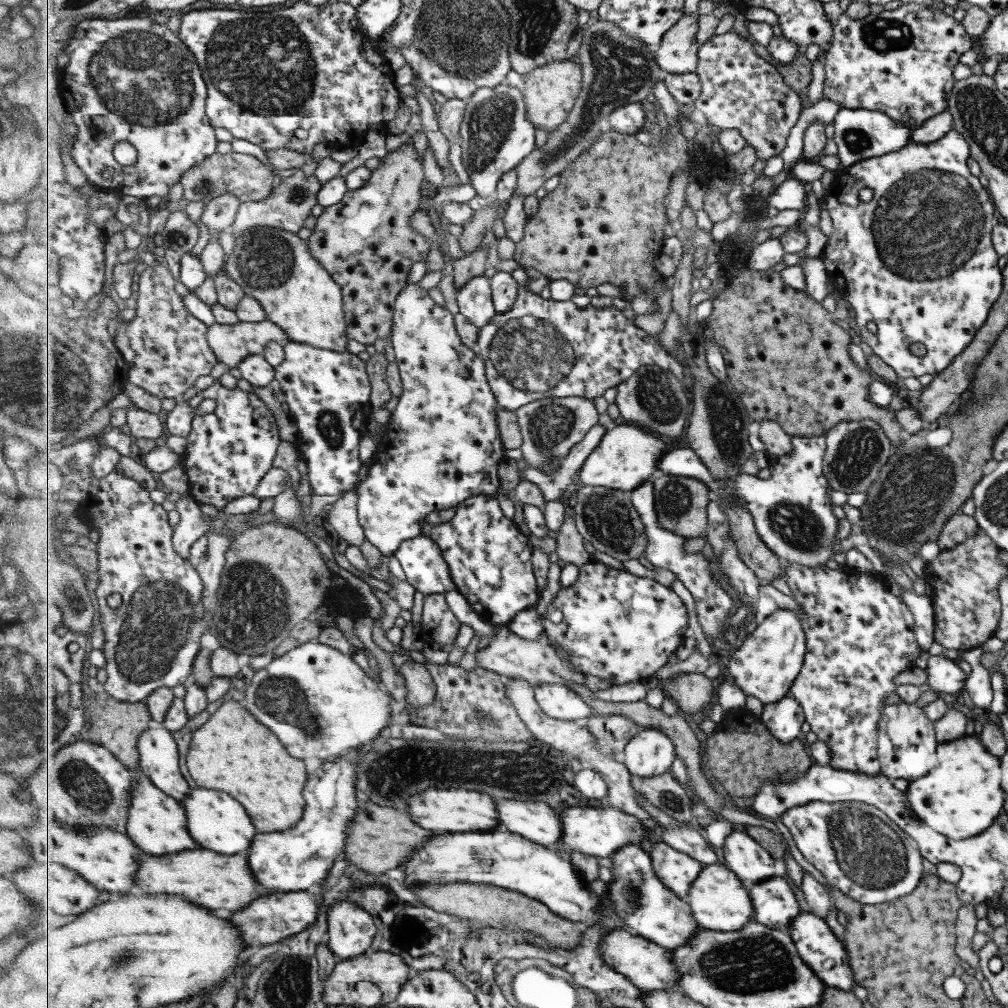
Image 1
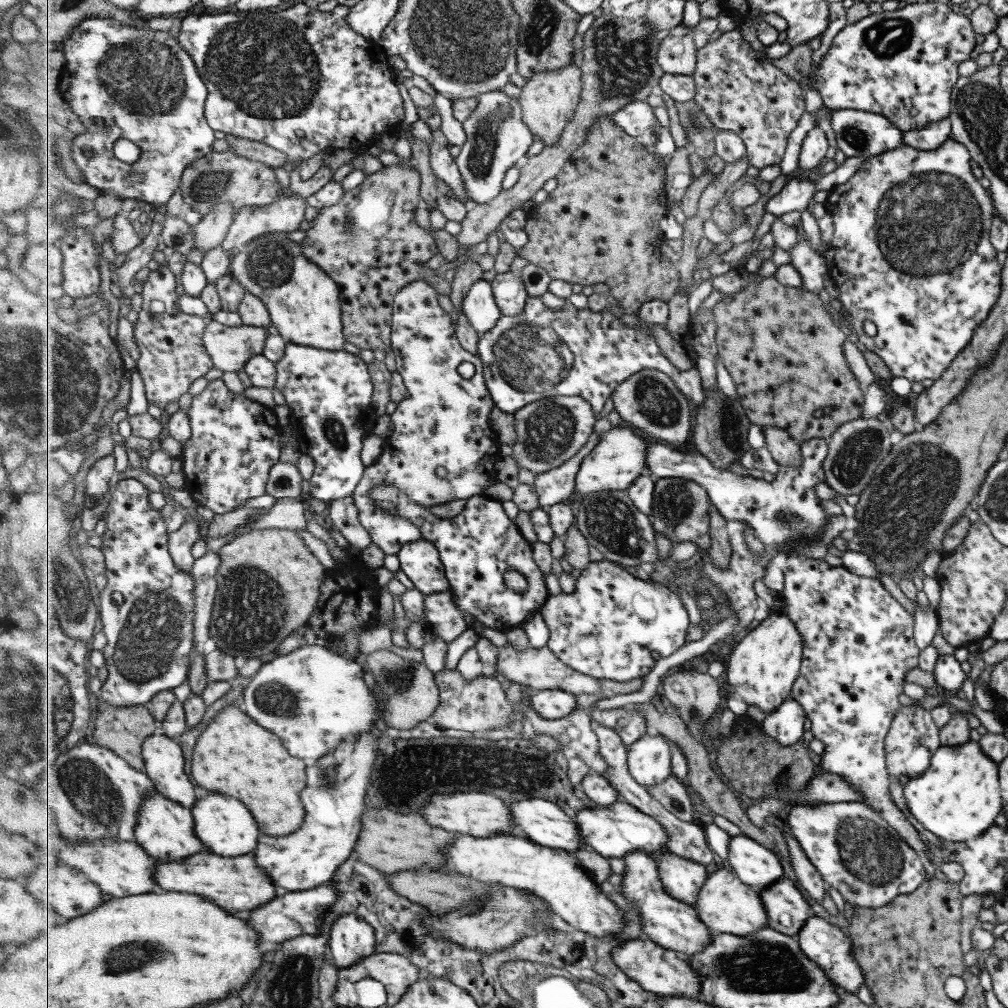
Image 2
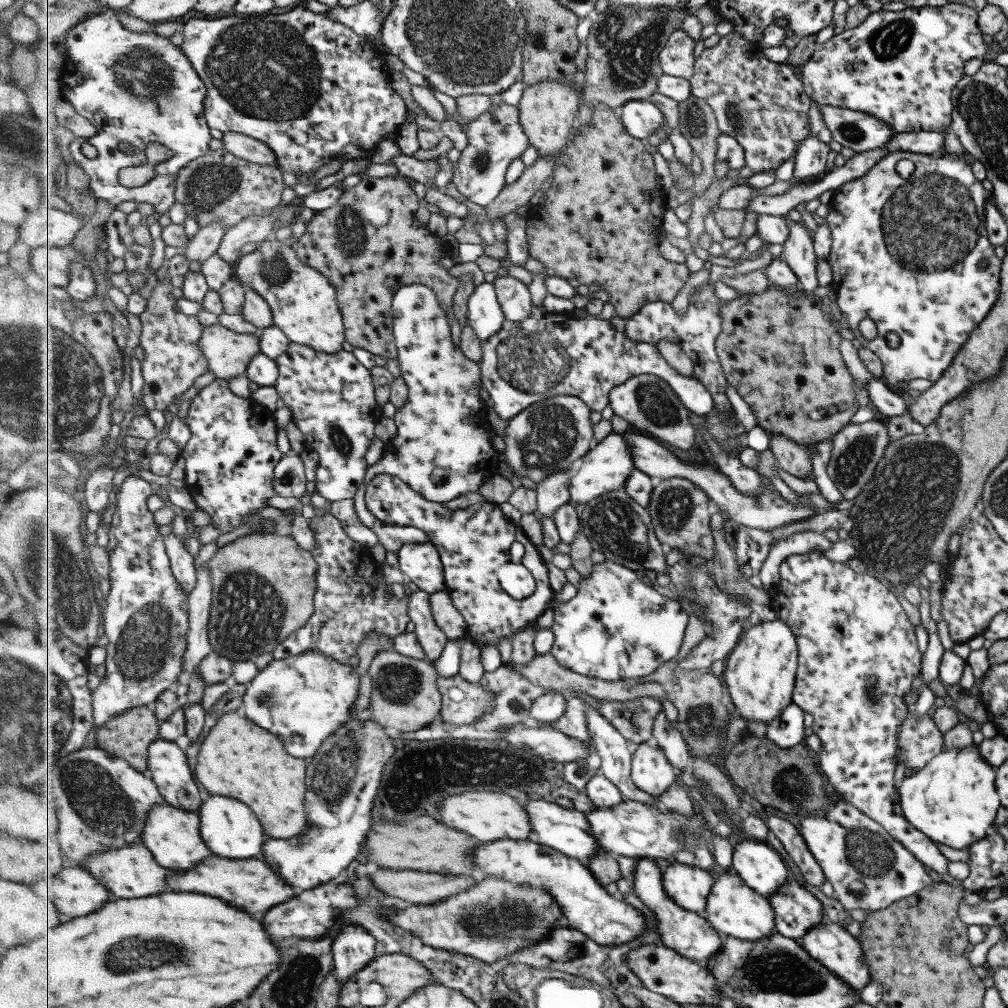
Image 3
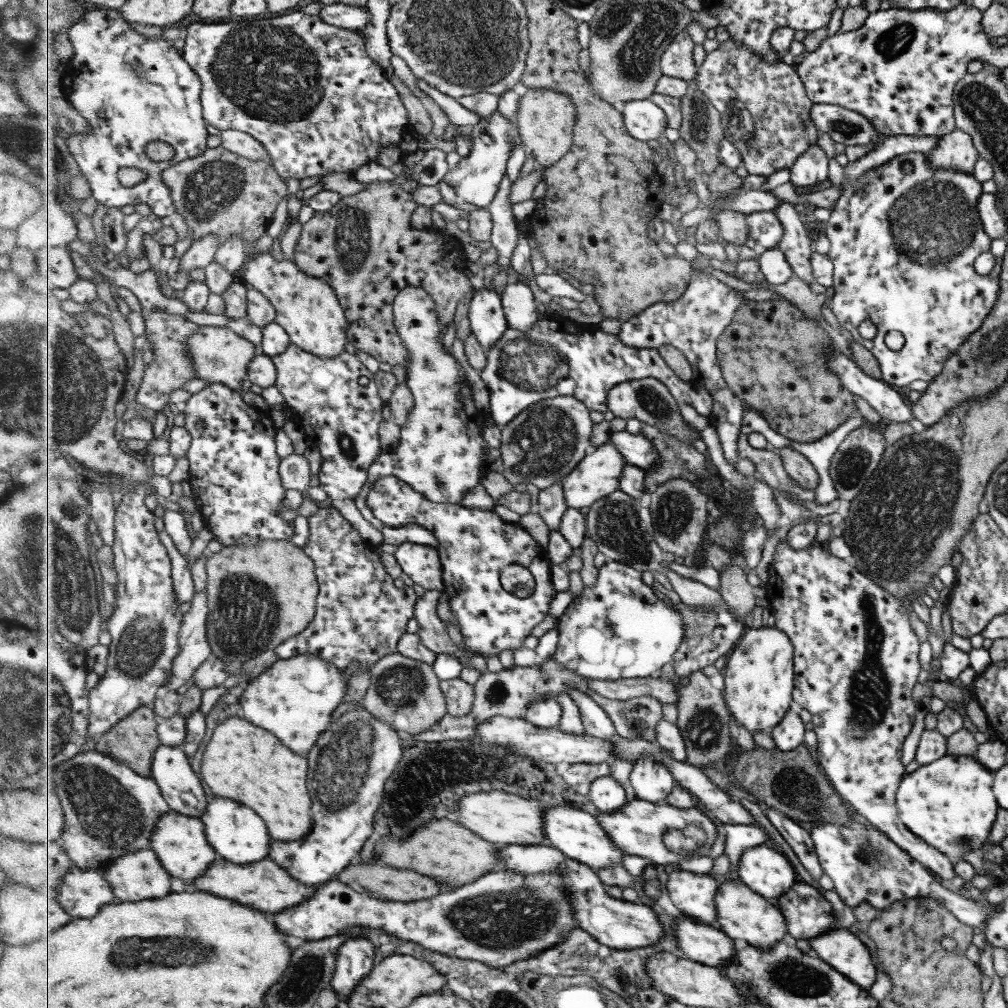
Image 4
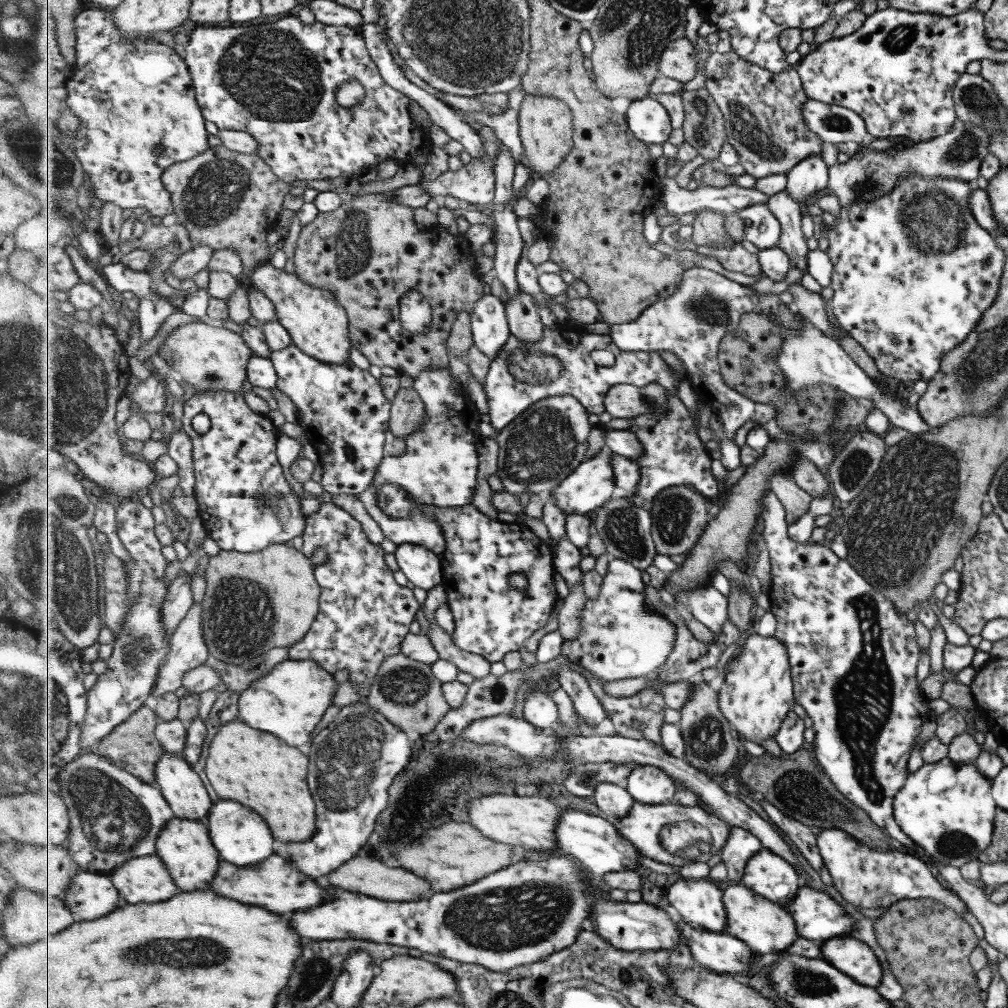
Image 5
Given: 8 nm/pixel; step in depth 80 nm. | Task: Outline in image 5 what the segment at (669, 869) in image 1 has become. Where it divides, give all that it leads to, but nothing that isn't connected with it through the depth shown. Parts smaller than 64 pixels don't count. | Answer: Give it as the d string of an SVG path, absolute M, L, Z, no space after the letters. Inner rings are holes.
M681 876L667 888L666 898L691 927L728 934L724 885L709 878L687 880Z

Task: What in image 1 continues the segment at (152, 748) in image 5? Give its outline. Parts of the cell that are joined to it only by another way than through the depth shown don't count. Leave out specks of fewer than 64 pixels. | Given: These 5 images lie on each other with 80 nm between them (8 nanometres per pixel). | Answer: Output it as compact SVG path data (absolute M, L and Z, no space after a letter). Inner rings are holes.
M111 699L111 718L107 720L91 720L91 728L88 730L89 741L104 745L131 770L140 768L140 749L138 748L140 736L149 728L152 716L146 702L130 703Z

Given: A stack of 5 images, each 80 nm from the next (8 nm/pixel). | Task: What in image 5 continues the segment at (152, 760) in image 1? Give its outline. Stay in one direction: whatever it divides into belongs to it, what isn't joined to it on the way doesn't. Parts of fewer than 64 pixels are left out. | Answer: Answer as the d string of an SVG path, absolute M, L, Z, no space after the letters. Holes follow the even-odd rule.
M165 751L157 761L156 783L177 817L206 822L213 802L189 763L184 755Z

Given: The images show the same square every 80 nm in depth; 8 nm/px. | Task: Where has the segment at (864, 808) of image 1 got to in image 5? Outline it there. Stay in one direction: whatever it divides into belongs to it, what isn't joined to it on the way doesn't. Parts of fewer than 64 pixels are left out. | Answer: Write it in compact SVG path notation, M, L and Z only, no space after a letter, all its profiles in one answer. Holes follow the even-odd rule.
M843 829L818 830L815 835L822 864L827 868L835 890L848 904L857 908L882 908L903 899L930 898L950 908L955 914L966 912L966 904L950 889L939 884L931 874L930 866L921 858L901 848L897 851L872 849Z

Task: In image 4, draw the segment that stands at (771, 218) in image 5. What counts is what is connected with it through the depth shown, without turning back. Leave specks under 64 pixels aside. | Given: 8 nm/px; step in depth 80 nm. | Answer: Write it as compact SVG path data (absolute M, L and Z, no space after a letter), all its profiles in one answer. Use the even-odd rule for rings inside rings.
M760 210L746 215L750 237L757 242L757 248L773 249L783 240L785 229L778 214L771 210Z

